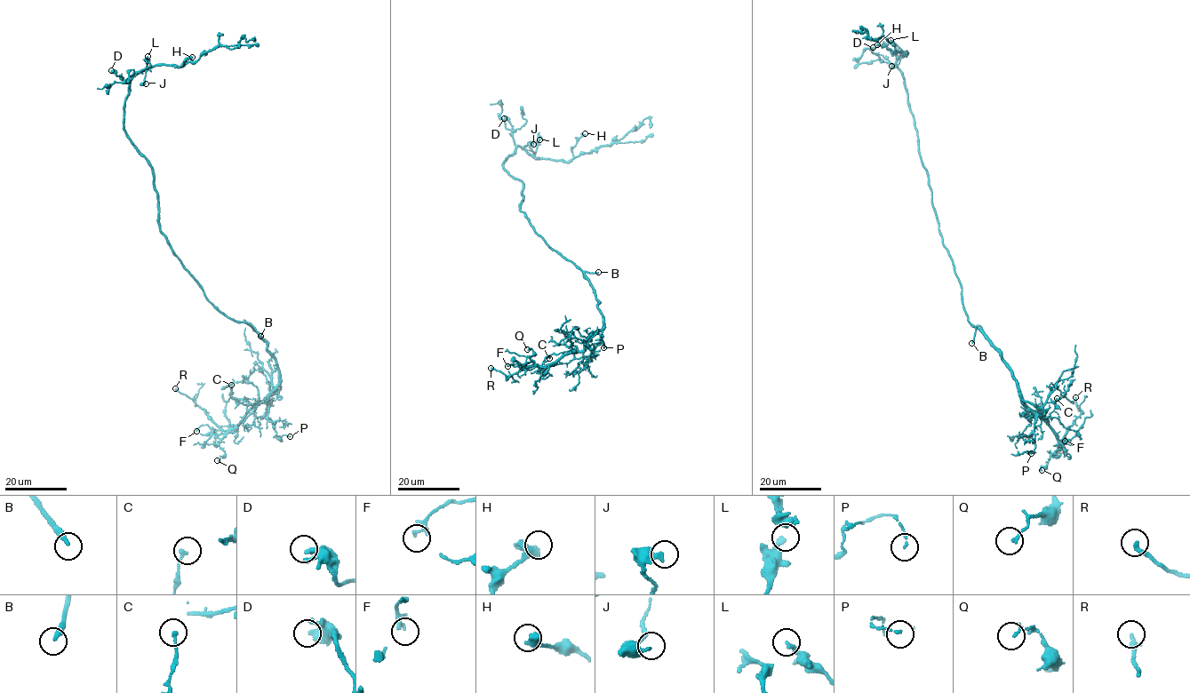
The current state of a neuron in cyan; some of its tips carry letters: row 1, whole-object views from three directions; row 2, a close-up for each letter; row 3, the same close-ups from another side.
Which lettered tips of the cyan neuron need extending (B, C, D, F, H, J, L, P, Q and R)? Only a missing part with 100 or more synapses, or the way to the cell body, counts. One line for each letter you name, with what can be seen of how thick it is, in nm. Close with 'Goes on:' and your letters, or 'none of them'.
B: calibre 280 nm
Goes on: B

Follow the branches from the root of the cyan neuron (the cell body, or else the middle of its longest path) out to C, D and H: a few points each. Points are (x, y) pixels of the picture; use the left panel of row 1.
C: (171, 247), (204, 296), (252, 327), (275, 360), (278, 383), (264, 402), (248, 410), (231, 397), (231, 385)
D: (171, 247), (160, 230), (158, 196), (150, 163), (123, 128), (123, 107), (128, 83), (111, 70)
H: (171, 247), (160, 230), (152, 168), (123, 128), (123, 107), (137, 74), (161, 64), (182, 67), (192, 57)

